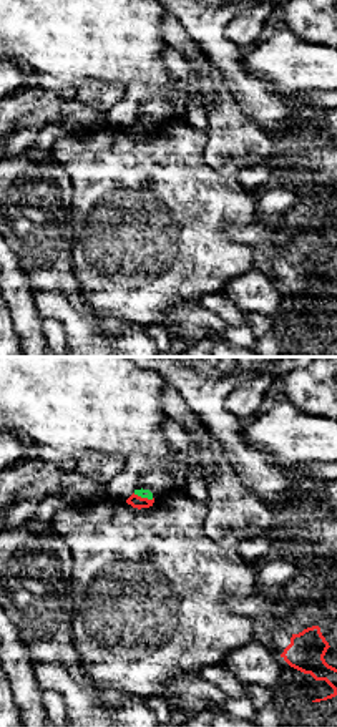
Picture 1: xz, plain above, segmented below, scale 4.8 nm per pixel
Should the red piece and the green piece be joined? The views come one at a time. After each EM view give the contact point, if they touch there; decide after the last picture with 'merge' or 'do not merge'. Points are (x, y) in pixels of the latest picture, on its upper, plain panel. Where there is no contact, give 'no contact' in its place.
contact (143, 126)

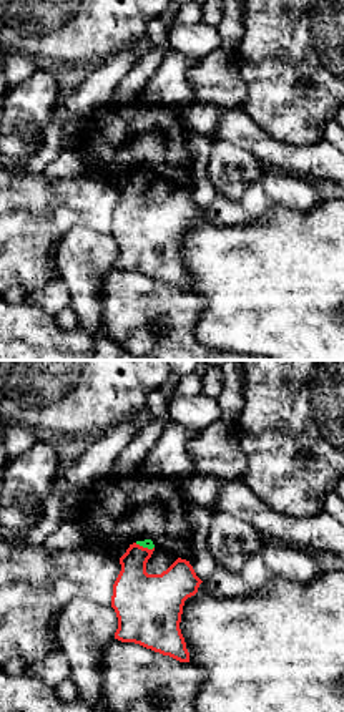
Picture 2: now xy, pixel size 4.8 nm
contact (145, 176)

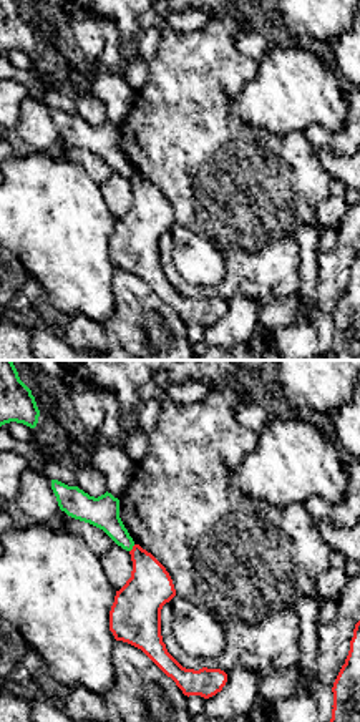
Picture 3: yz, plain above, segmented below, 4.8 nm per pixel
contact (133, 176)

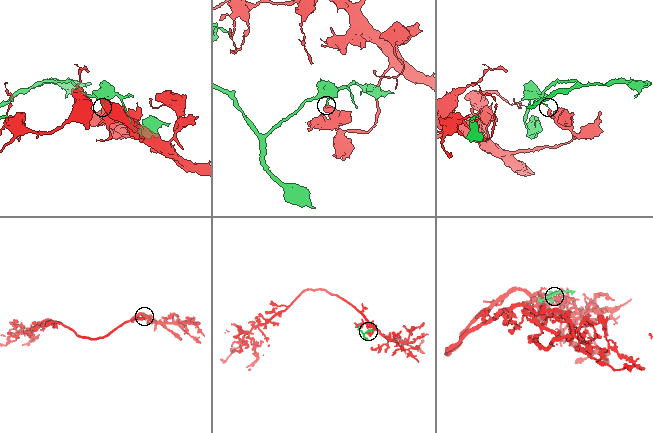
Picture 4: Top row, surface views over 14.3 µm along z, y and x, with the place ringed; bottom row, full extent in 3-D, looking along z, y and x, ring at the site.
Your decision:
do not merge

